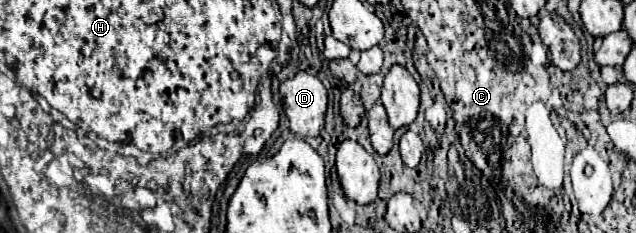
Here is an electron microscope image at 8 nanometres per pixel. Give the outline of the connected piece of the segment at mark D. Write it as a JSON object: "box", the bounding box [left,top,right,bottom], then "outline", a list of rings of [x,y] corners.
{"box":[279,72,327,136],"outline":[[[297,72],[293,78],[281,82],[279,92],[283,92],[283,110],[289,116],[291,130],[299,136],[319,136],[323,130],[323,118],[327,108],[327,90],[321,80],[309,72]]]}

